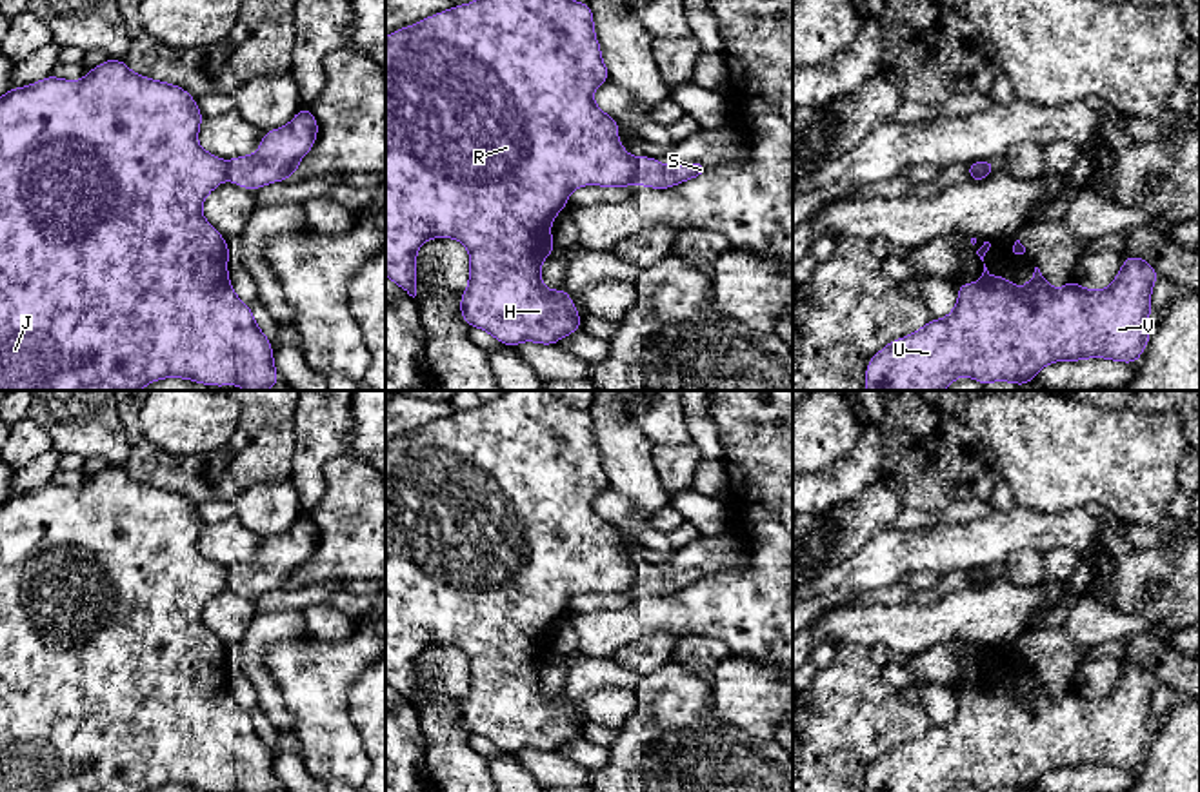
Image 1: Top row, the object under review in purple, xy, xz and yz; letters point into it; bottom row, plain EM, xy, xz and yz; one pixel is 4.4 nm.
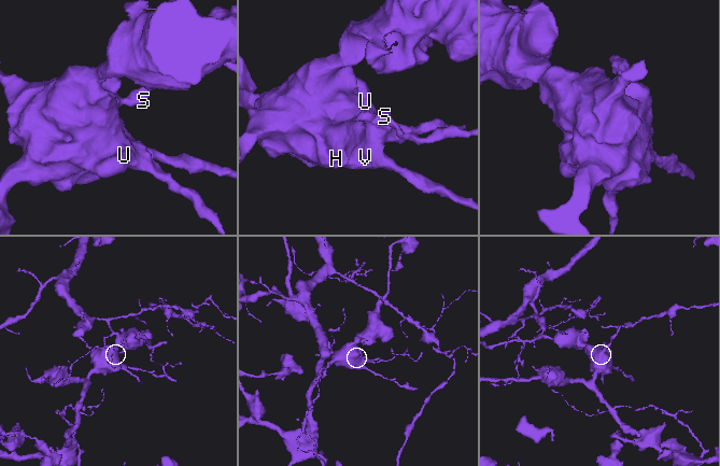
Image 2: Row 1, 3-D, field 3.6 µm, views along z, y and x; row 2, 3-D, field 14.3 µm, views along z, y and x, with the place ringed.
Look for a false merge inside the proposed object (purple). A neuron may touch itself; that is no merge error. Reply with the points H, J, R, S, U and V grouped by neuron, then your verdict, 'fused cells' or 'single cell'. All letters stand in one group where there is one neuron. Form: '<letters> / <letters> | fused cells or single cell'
H J R U V / S | fused cells

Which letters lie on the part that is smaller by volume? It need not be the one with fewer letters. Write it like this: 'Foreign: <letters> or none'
Foreign: S

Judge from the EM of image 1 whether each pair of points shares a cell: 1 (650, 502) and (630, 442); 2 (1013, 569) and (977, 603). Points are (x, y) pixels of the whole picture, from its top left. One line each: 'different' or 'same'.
1: same
2: different

